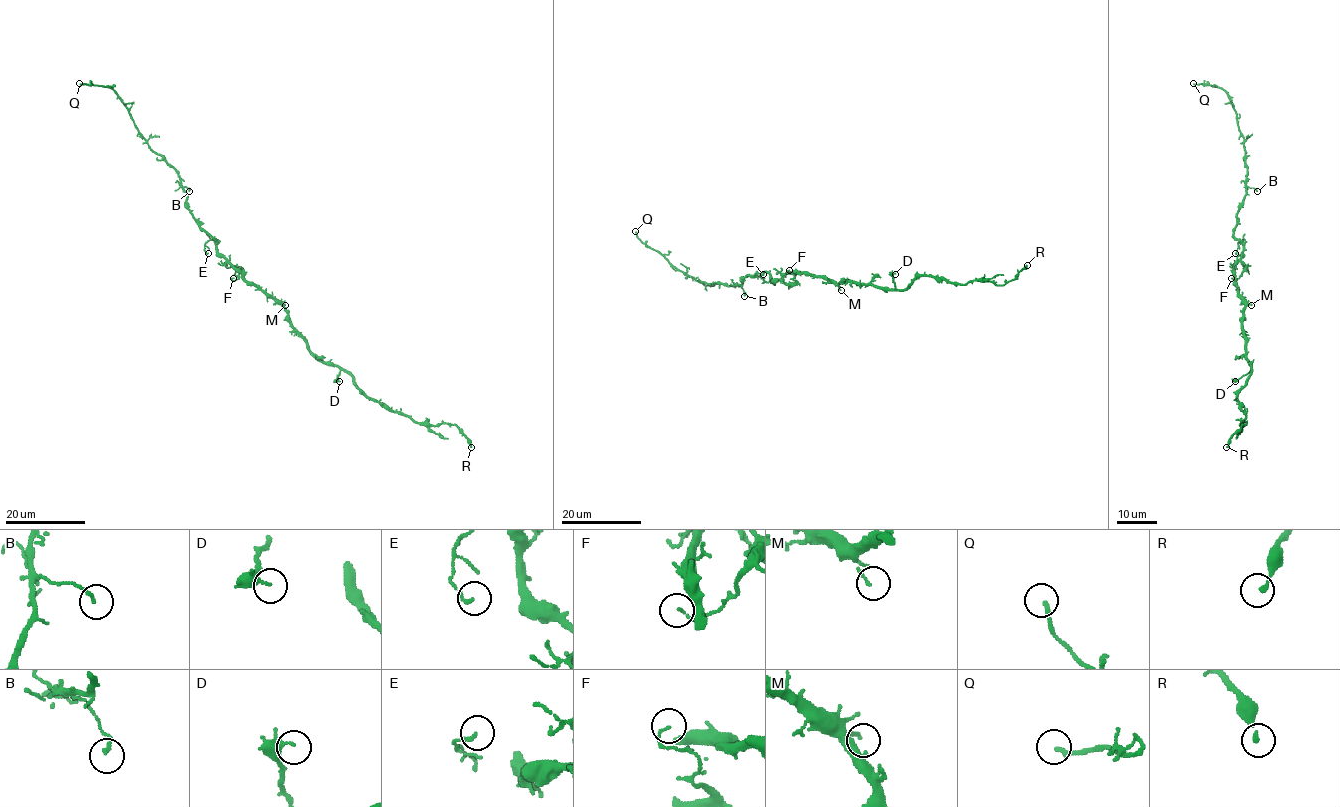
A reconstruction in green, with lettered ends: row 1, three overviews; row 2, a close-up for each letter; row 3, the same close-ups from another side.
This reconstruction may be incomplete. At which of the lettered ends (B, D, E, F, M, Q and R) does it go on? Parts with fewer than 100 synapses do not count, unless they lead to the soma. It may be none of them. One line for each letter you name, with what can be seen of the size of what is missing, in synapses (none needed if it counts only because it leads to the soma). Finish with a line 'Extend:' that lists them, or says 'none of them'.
Extend: Q

